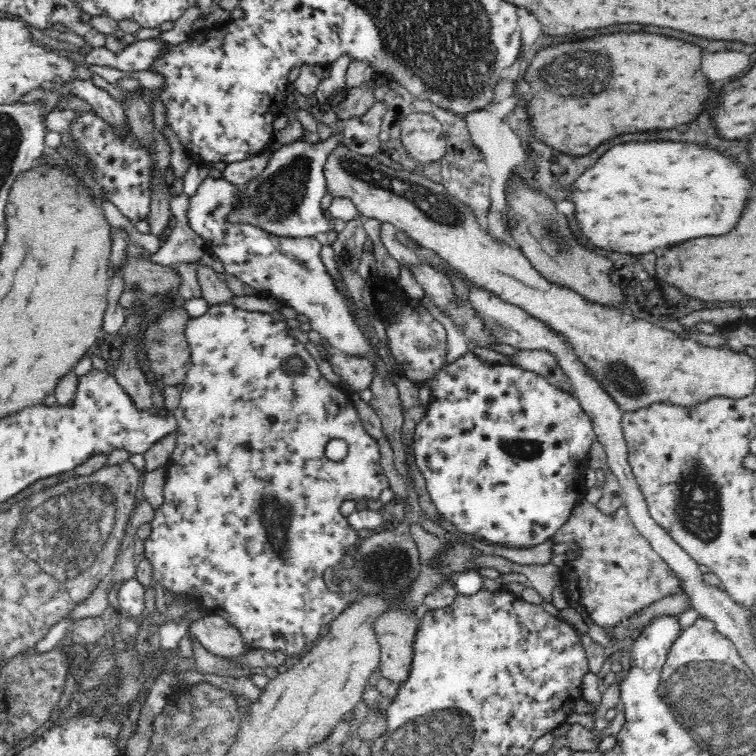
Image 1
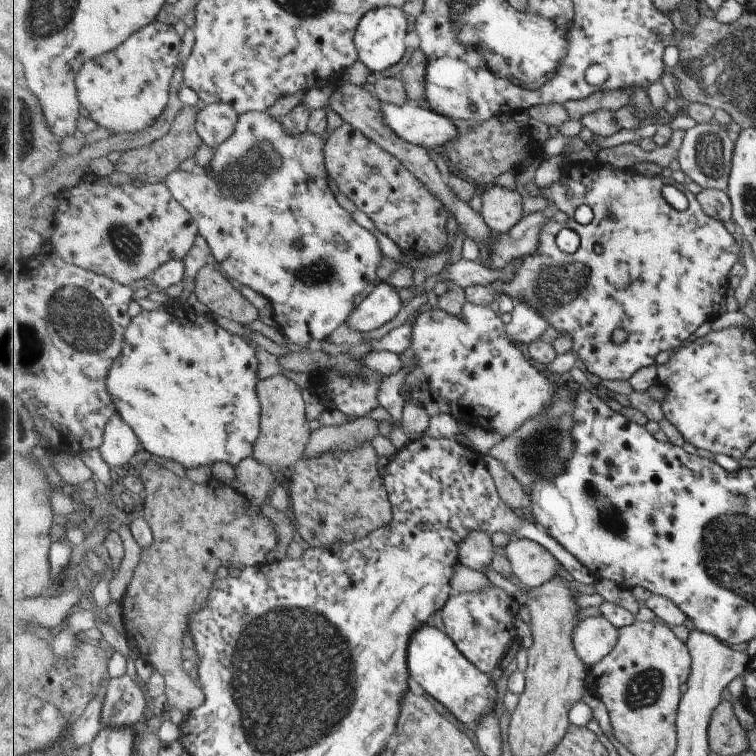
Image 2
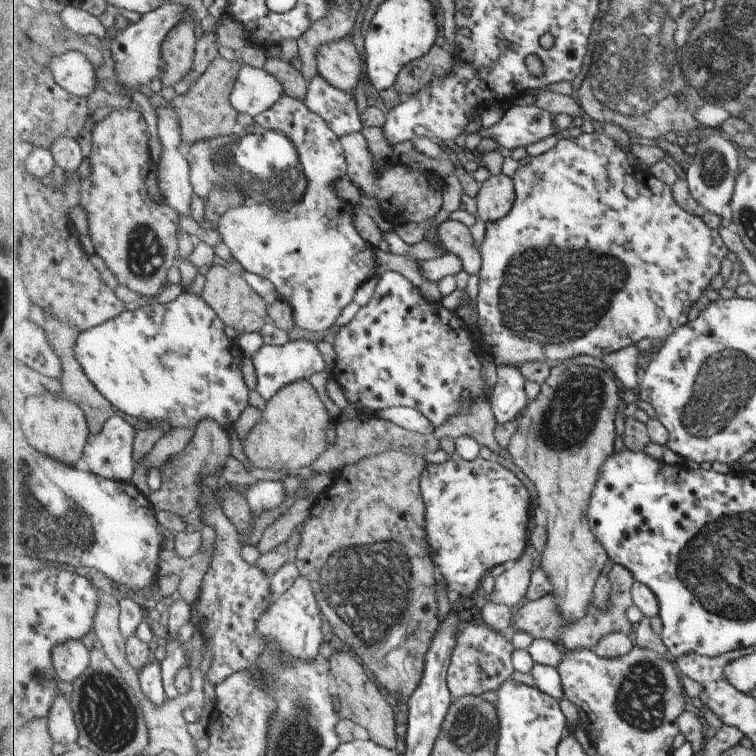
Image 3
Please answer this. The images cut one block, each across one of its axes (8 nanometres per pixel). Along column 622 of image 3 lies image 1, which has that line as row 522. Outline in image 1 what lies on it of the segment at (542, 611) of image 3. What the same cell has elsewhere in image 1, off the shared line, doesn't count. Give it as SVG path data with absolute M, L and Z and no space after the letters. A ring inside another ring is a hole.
M588 500L572 508L566 524L553 536L554 542L575 541L580 548L578 560L567 561L562 570L560 587L574 599L600 627L614 626L624 617L650 606L662 598L682 593L680 577L638 533L628 516L626 505L614 516L598 513Z

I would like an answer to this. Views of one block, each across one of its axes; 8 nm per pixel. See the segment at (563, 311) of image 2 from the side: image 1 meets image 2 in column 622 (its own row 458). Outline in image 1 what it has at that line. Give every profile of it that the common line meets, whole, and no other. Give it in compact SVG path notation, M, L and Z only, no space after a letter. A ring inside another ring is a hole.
M228 303L209 305L208 310L206 310L202 316L198 316L198 318L192 317L188 320L185 335L191 348L192 364L190 364L190 368L186 373L186 378L179 386L182 390L180 393L180 402L177 408L172 410L174 417L178 419L178 430L175 433L177 443L174 452L172 453L171 460L168 461L165 466L165 483L162 489L162 493L164 493L164 502L162 506L154 509L154 515L152 515L152 520L150 520L150 534L148 534L148 538L146 538L146 541L144 542L144 557L148 560L150 568L152 568L152 580L160 582L162 586L166 587L166 590L168 590L170 594L184 594L184 596L188 596L188 598L193 602L202 602L202 604L200 604L202 608L199 609L202 610L202 612L205 612L206 615L220 616L226 620L228 624L234 626L234 629L236 629L238 635L242 637L242 641L246 644L246 647L249 647L252 650L262 648L262 650L268 650L268 652L276 652L276 650L278 650L278 652L282 652L284 656L290 657L302 652L306 646L310 646L312 642L319 638L323 633L323 628L327 627L328 624L330 624L342 612L342 609L346 608L348 605L346 604L346 594L344 594L344 592L330 592L330 590L326 588L326 580L322 578L322 574L326 572L326 568L328 568L330 564L338 564L340 560L344 560L348 557L348 550L350 550L352 546L356 546L356 544L361 542L361 539L358 538L358 532L356 532L356 530L348 524L347 518L344 518L344 516L340 514L341 504L346 500L357 502L364 499L372 505L378 506L379 496L384 490L386 490L386 488L389 488L389 482L388 477L384 475L384 470L380 465L378 443L376 439L372 438L365 431L362 421L358 417L356 407L354 407L350 397L343 393L343 391L340 391L335 384L325 380L322 373L320 373L320 369L318 369L316 360L305 348L305 344L302 344L302 342L299 342L294 336L290 335L290 333L288 333L288 329L289 328L285 319L275 320L272 318L270 313L244 310L236 305ZM292 358L297 358L297 360L301 362L301 367L299 369L294 369L293 371L292 369L284 369L284 362L286 362L286 360L292 360ZM333 438L344 440L350 448L350 453L340 461L332 461L324 454L326 444L328 444L328 442Z

